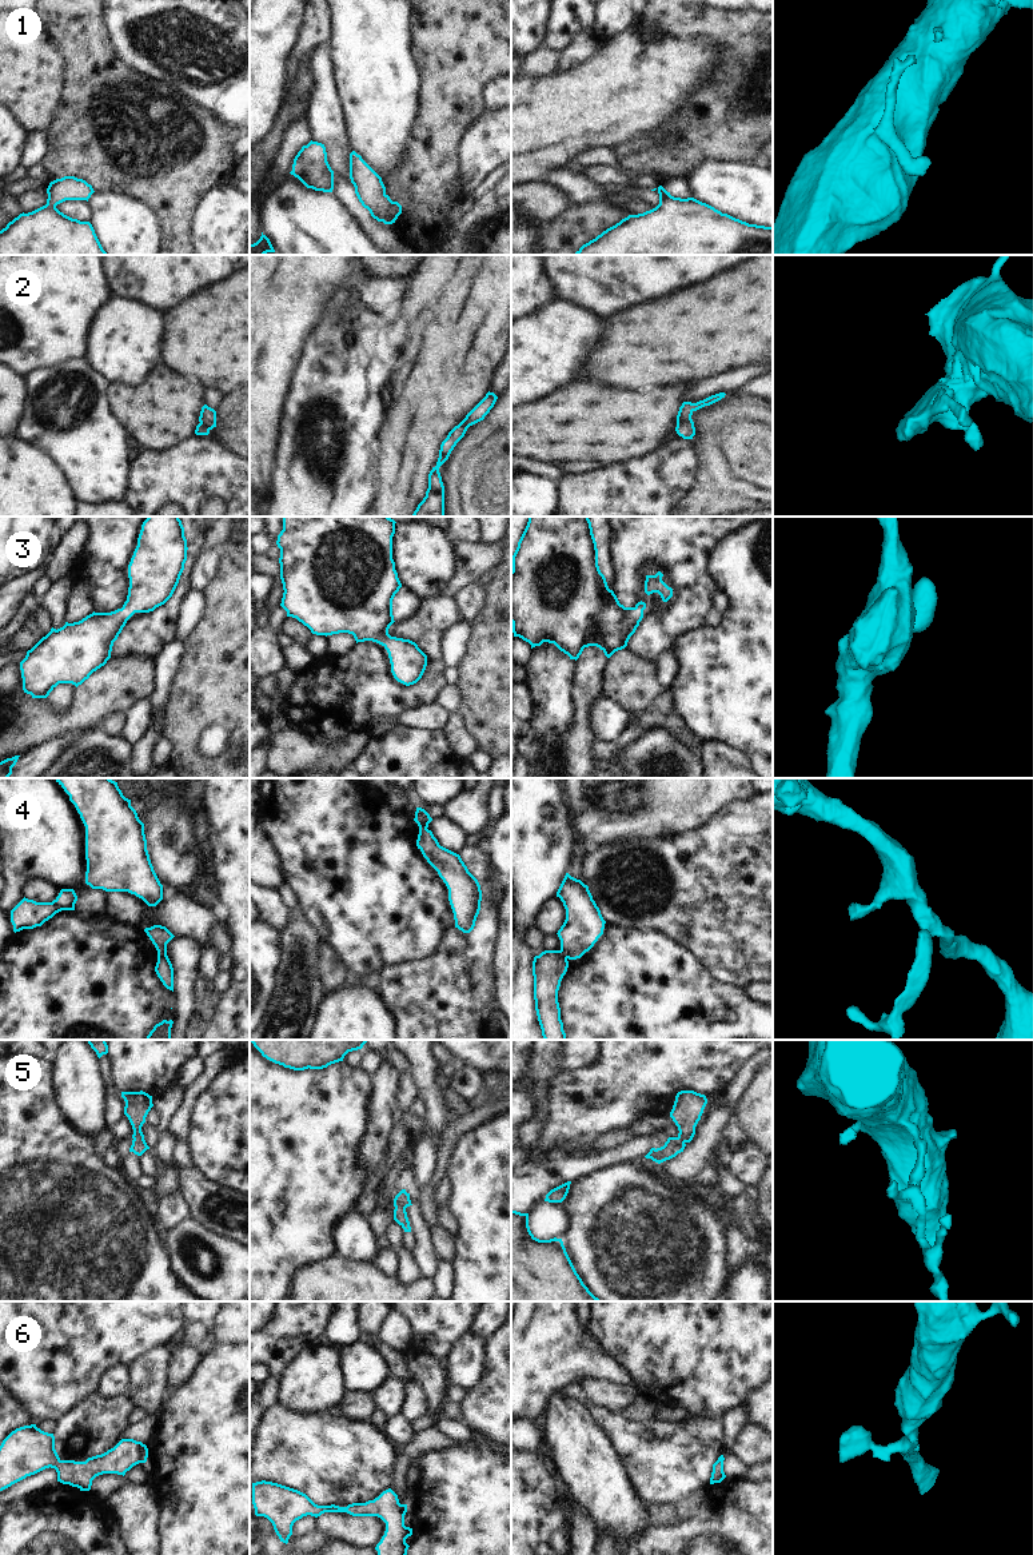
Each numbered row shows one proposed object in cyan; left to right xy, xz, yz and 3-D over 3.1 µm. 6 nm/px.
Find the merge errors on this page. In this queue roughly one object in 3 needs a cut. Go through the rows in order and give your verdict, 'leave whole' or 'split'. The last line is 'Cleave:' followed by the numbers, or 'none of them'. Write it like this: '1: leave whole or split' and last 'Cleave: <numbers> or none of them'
1: leave whole
2: split
3: leave whole
4: split
5: leave whole
6: leave whole
Cleave: 2, 4

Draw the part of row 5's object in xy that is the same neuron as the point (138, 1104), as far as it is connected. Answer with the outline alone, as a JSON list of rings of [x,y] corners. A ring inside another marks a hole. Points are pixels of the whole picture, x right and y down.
[[[140,1091],[140,1092],[121,1092],[121,1097],[125,1101],[124,1115],[128,1117],[133,1135],[132,1135],[132,1145],[129,1152],[133,1152],[137,1156],[141,1156],[149,1147],[144,1140],[144,1135],[141,1132],[141,1127],[145,1123],[145,1117],[152,1104],[152,1096]]]

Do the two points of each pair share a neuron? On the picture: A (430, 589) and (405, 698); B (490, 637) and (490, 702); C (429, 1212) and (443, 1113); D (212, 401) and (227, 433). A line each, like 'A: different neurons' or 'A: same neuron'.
A: different neurons
B: same neuron
C: different neurons
D: different neurons

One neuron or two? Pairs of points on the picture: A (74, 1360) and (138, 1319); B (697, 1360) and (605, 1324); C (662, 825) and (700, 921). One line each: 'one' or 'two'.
A: one
B: one
C: two

